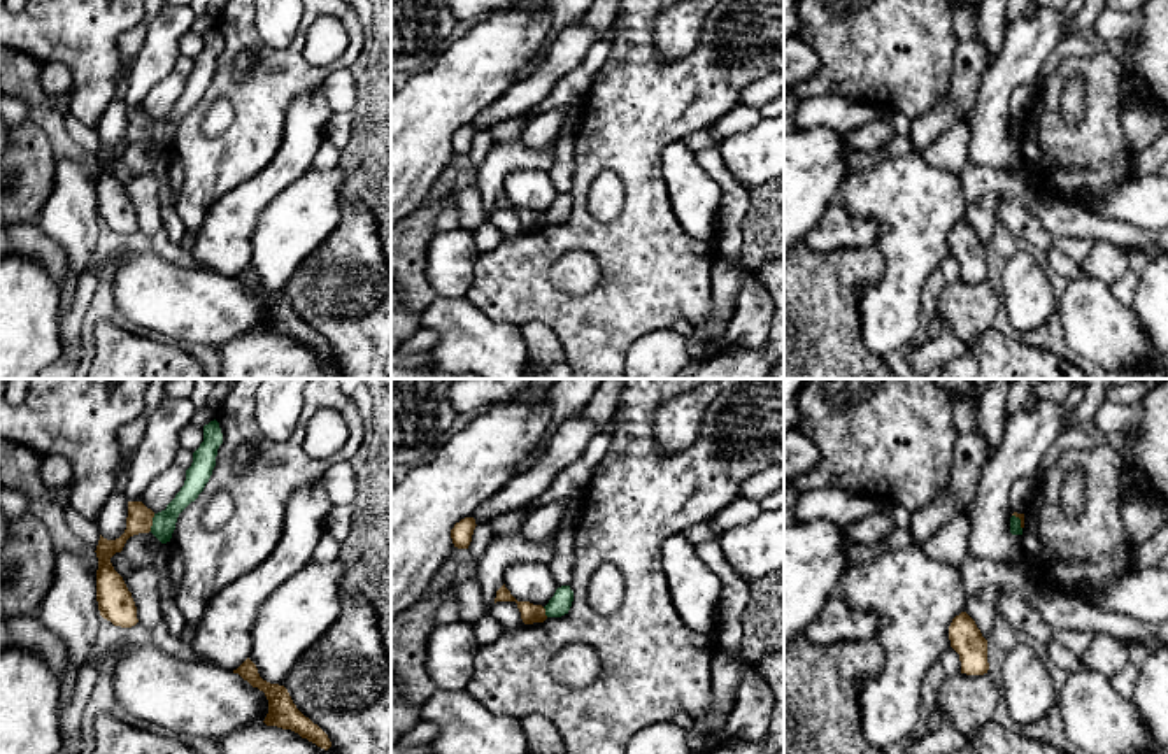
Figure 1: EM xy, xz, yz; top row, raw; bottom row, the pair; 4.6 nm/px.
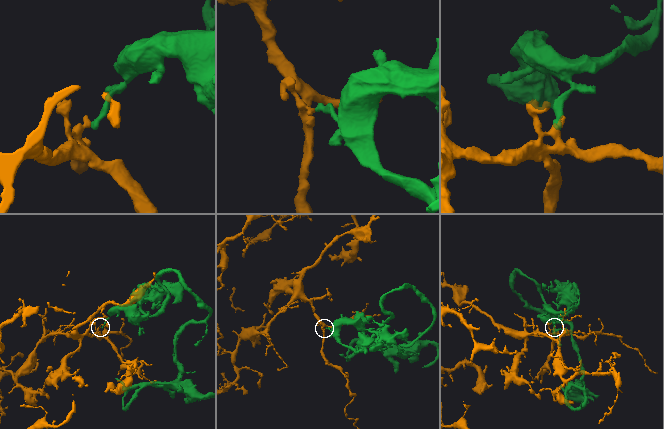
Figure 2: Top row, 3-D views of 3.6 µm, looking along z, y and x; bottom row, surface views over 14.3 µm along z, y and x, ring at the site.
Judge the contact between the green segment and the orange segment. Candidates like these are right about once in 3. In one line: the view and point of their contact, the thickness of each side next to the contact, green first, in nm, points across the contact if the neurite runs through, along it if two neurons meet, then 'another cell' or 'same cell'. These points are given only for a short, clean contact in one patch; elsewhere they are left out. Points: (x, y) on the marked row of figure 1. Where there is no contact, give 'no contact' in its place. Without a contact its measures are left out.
contact xy (153, 523); calibres 110 and 120 nm; border xy (155, 514), (149, 530); another cell

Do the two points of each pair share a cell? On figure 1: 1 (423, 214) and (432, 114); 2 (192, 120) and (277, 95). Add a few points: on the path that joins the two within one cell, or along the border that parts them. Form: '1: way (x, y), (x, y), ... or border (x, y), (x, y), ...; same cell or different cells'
1: border (420, 206), (409, 214); different cells
2: way (211, 97), (216, 92), (255, 95); same cell

